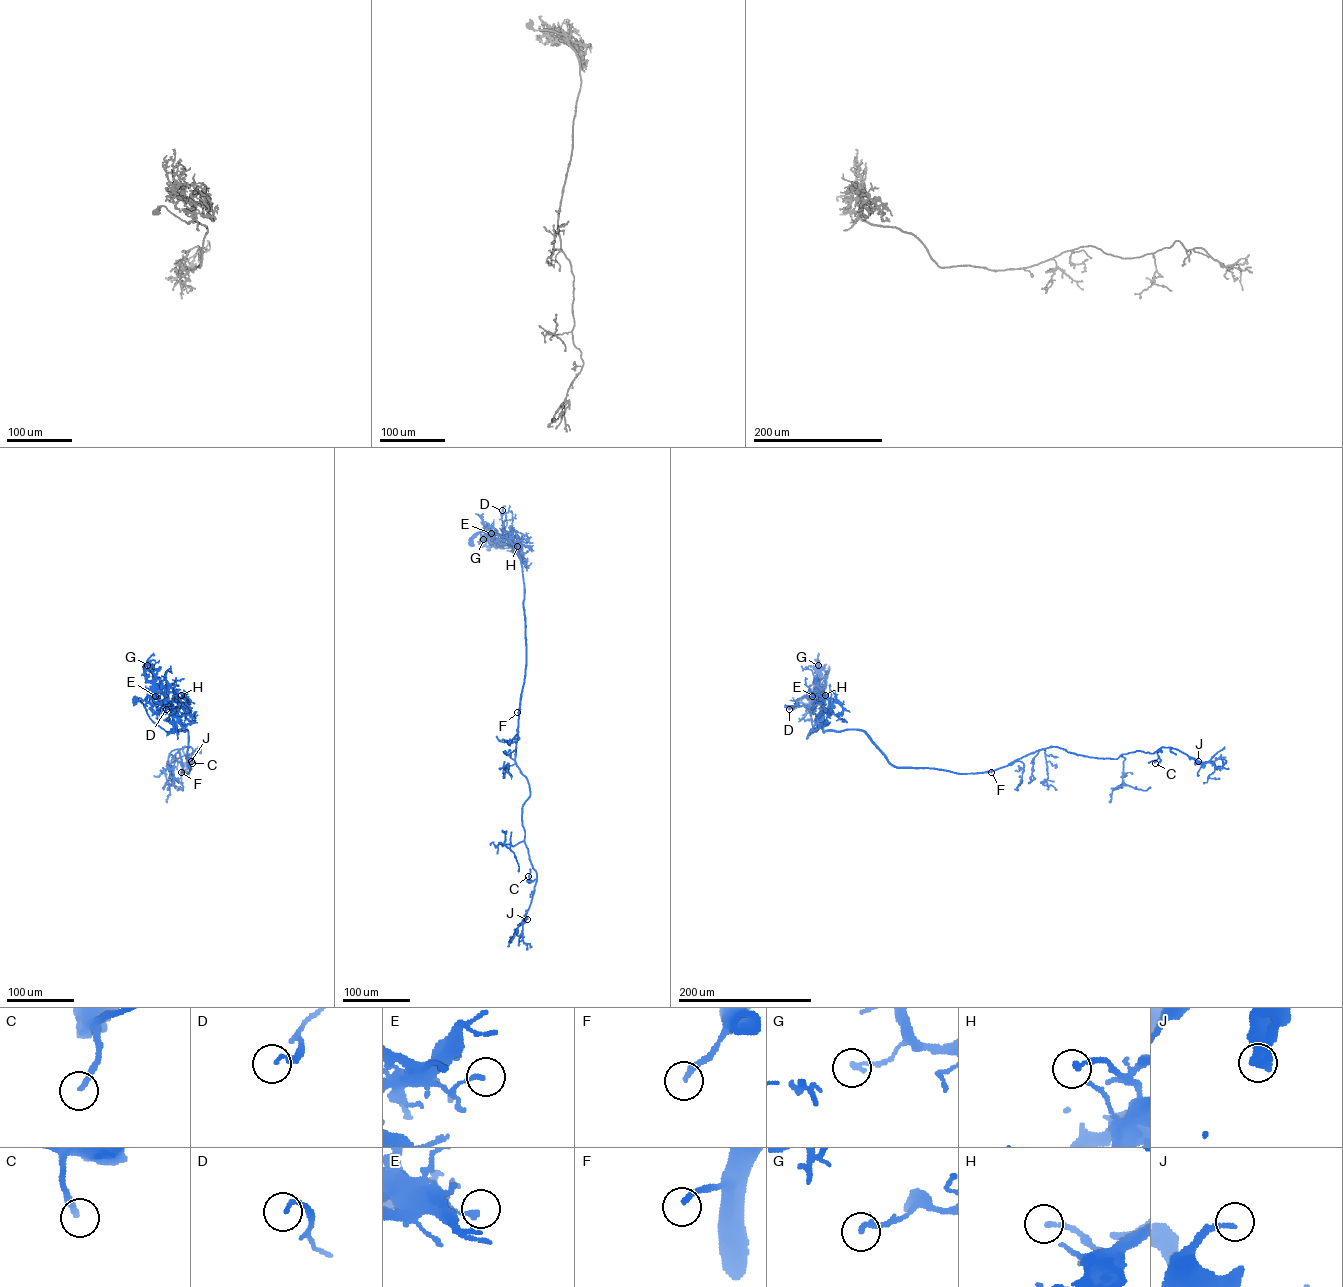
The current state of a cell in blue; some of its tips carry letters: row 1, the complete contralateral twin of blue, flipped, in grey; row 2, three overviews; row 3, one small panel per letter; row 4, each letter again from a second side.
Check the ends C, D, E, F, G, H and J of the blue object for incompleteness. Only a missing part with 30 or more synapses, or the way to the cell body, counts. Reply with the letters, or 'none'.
F

